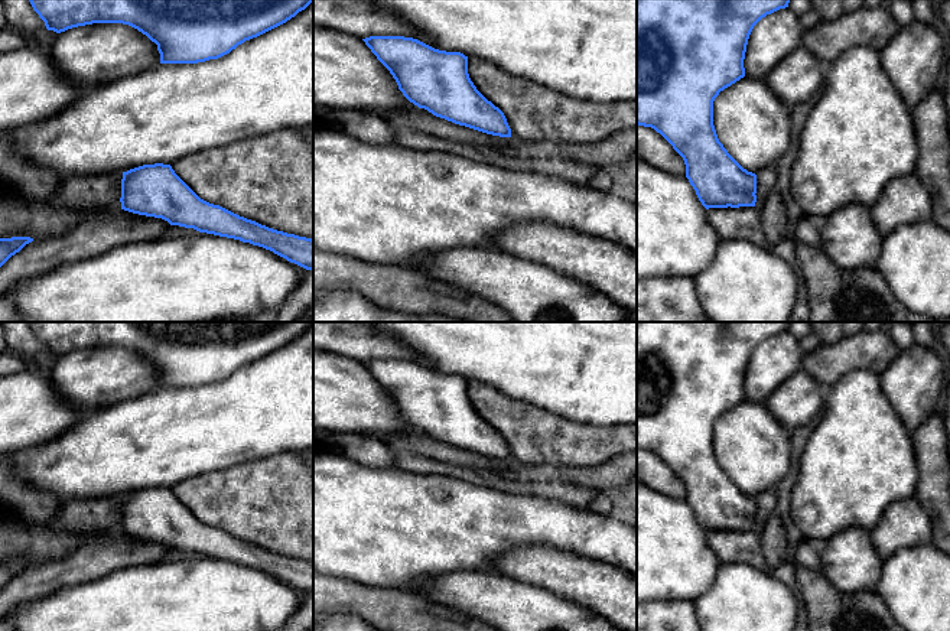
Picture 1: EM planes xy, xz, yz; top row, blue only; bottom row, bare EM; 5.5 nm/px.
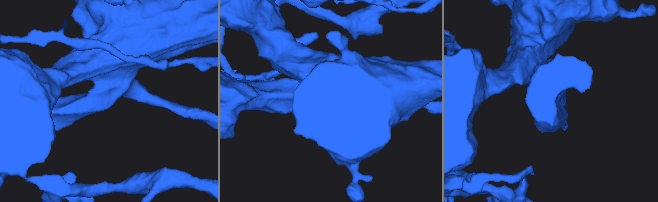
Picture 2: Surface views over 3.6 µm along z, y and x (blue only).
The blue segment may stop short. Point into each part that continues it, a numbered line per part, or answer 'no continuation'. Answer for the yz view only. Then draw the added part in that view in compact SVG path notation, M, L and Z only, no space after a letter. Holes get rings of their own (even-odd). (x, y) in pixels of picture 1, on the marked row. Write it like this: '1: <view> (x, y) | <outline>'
no continuation

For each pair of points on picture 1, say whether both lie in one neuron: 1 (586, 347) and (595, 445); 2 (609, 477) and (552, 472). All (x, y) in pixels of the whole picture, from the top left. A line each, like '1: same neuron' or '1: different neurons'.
1: different neurons
2: same neuron

